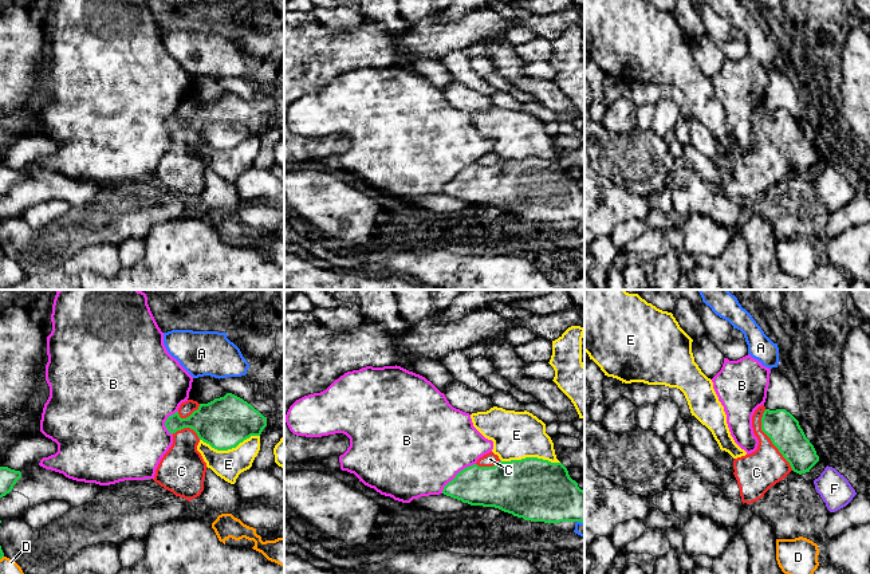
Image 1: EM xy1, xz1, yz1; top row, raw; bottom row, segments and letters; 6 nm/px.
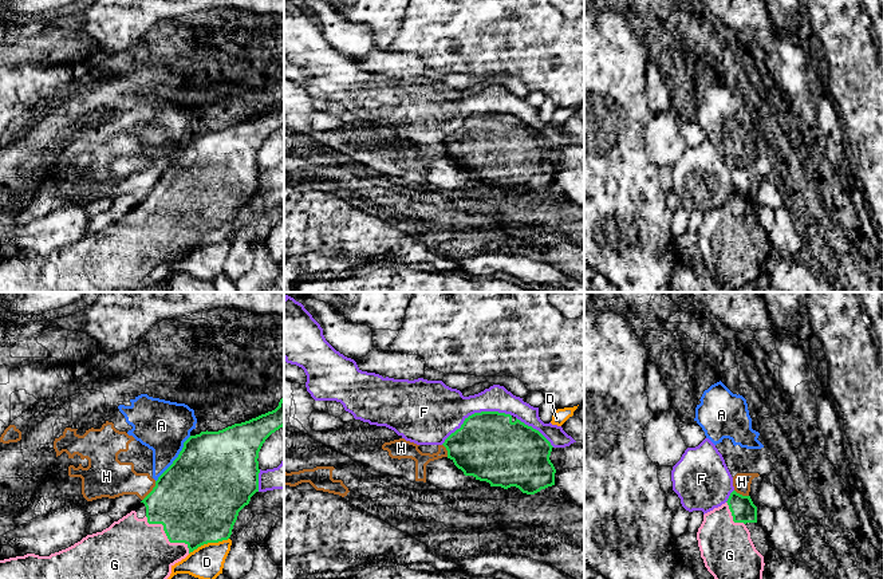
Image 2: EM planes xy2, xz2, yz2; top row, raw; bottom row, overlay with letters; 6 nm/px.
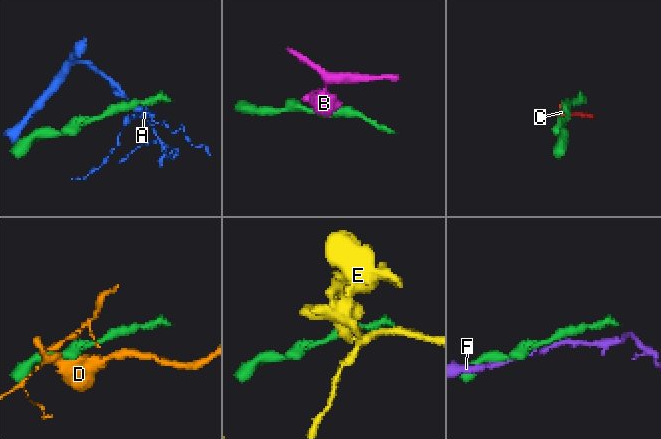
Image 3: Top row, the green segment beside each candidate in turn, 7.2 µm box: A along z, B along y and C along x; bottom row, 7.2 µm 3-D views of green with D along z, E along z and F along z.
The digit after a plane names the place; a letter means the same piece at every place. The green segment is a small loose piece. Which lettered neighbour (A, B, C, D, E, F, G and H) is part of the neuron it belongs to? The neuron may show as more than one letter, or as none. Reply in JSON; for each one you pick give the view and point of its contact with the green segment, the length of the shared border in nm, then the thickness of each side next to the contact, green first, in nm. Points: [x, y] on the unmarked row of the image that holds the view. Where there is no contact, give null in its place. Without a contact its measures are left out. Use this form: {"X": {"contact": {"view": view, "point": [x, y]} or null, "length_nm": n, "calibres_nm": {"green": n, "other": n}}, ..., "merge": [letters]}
{"G": {"contact": {"view": "xy2", "point": [166, 235]}, "length_nm": 340, "calibres_nm": {"green": 460, "other": 420}}, "merge": ["G"]}

